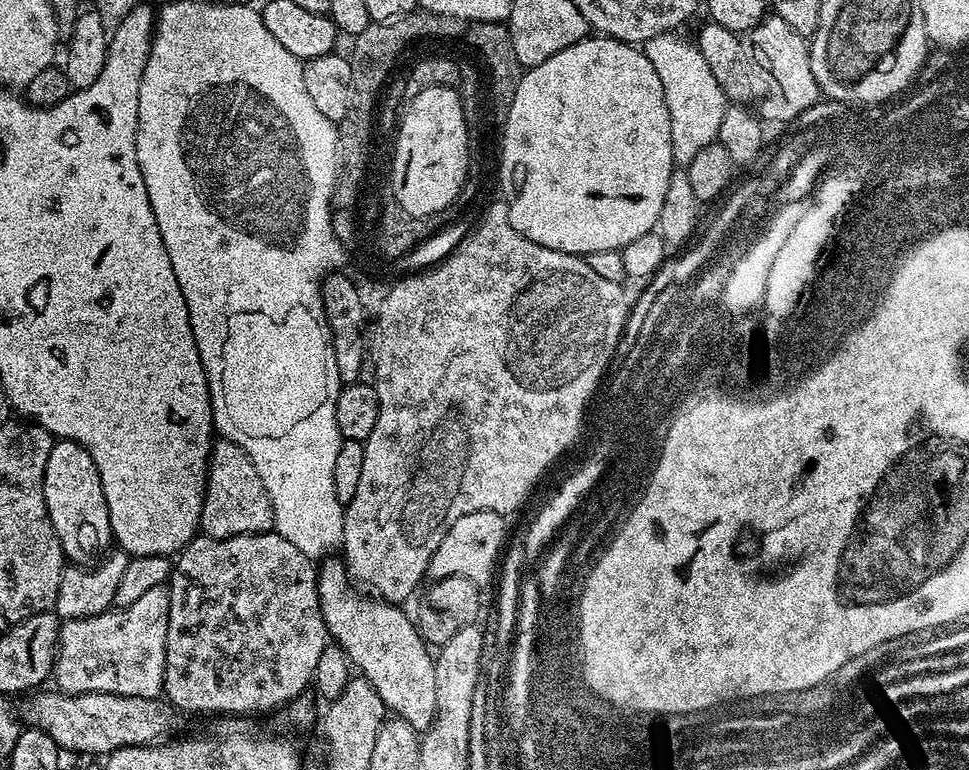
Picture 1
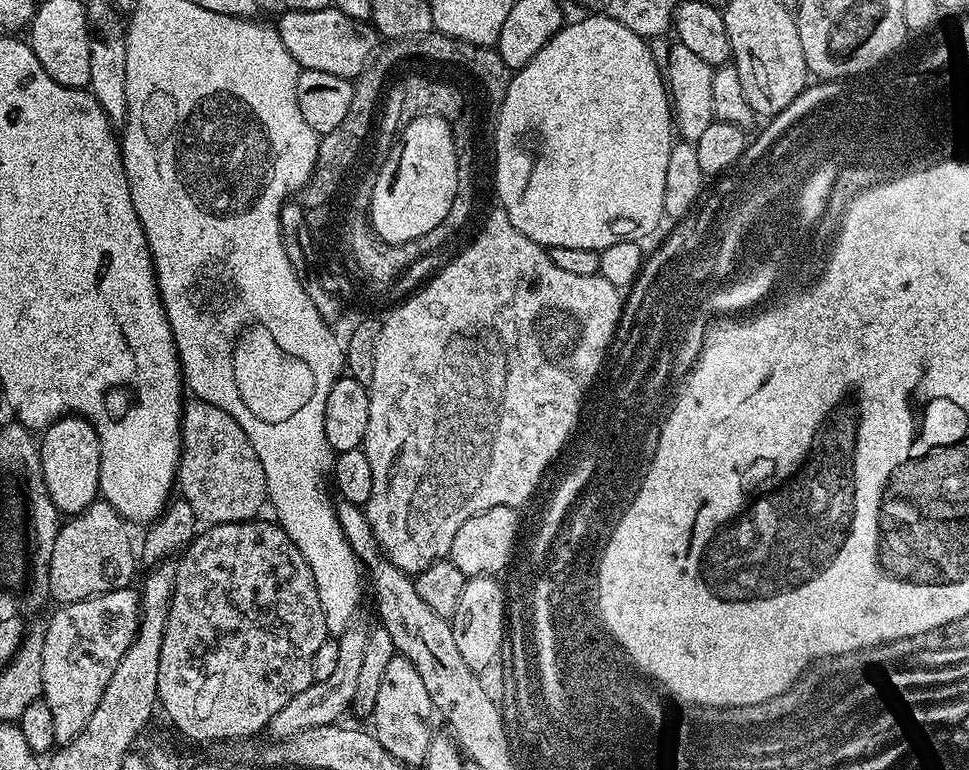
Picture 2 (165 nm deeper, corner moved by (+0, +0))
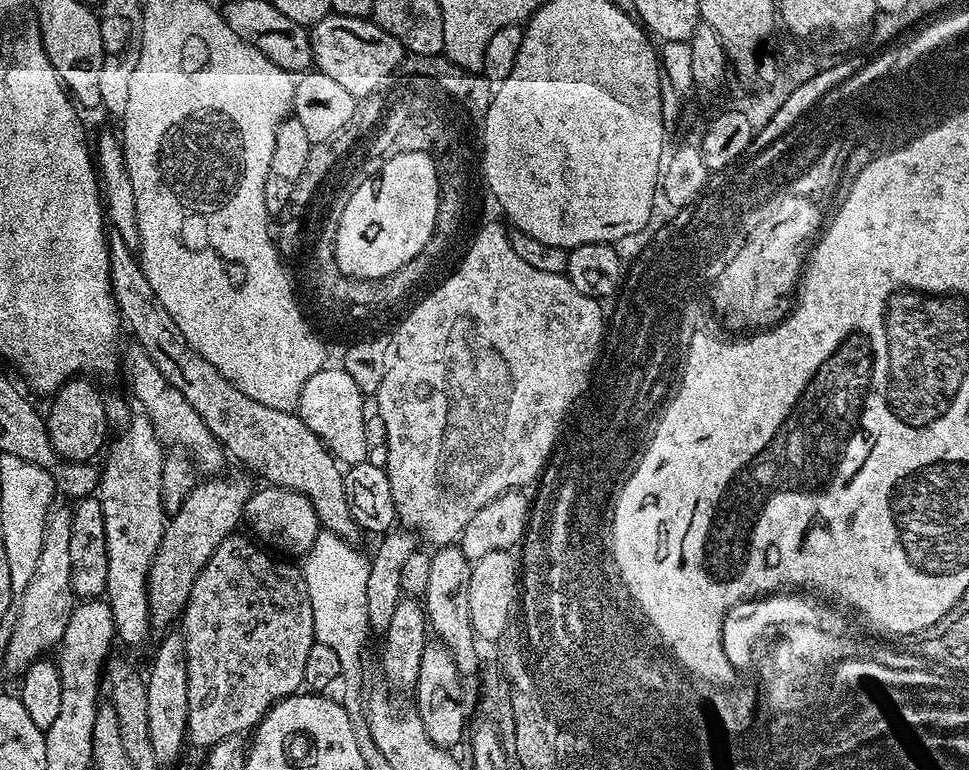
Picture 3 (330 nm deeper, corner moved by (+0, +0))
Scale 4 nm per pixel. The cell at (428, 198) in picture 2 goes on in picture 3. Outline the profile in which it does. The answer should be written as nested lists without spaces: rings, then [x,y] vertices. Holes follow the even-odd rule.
[[[396,156],[384,168],[384,176],[376,184],[364,184],[348,203],[340,224],[340,265],[345,276],[357,280],[381,280],[401,271],[414,259],[436,232],[436,219],[440,208],[440,176],[432,176],[432,164],[424,156]]]

